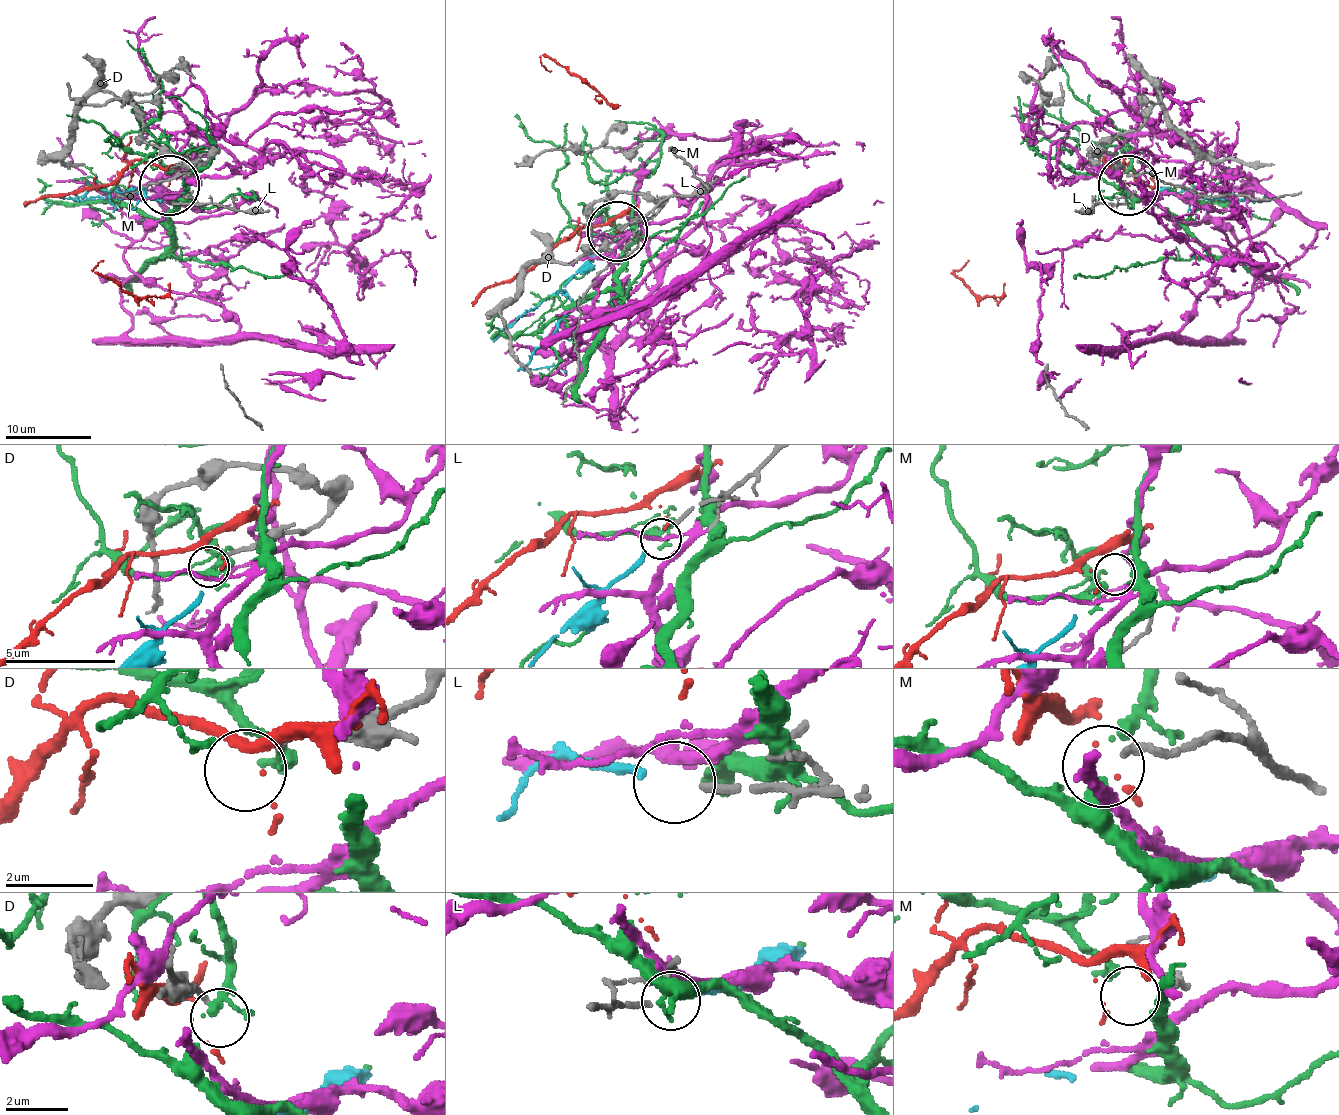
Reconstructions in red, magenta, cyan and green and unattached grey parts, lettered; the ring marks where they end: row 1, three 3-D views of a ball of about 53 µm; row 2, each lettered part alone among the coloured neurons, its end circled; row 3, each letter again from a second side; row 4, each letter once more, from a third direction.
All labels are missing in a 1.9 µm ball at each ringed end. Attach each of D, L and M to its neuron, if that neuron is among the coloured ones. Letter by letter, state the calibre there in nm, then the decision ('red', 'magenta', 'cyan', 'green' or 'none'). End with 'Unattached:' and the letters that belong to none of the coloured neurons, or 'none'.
D: 190 nm thick; none
L: 170 nm thick; cyan
M: 190 nm thick; none
Unattached: D, M

